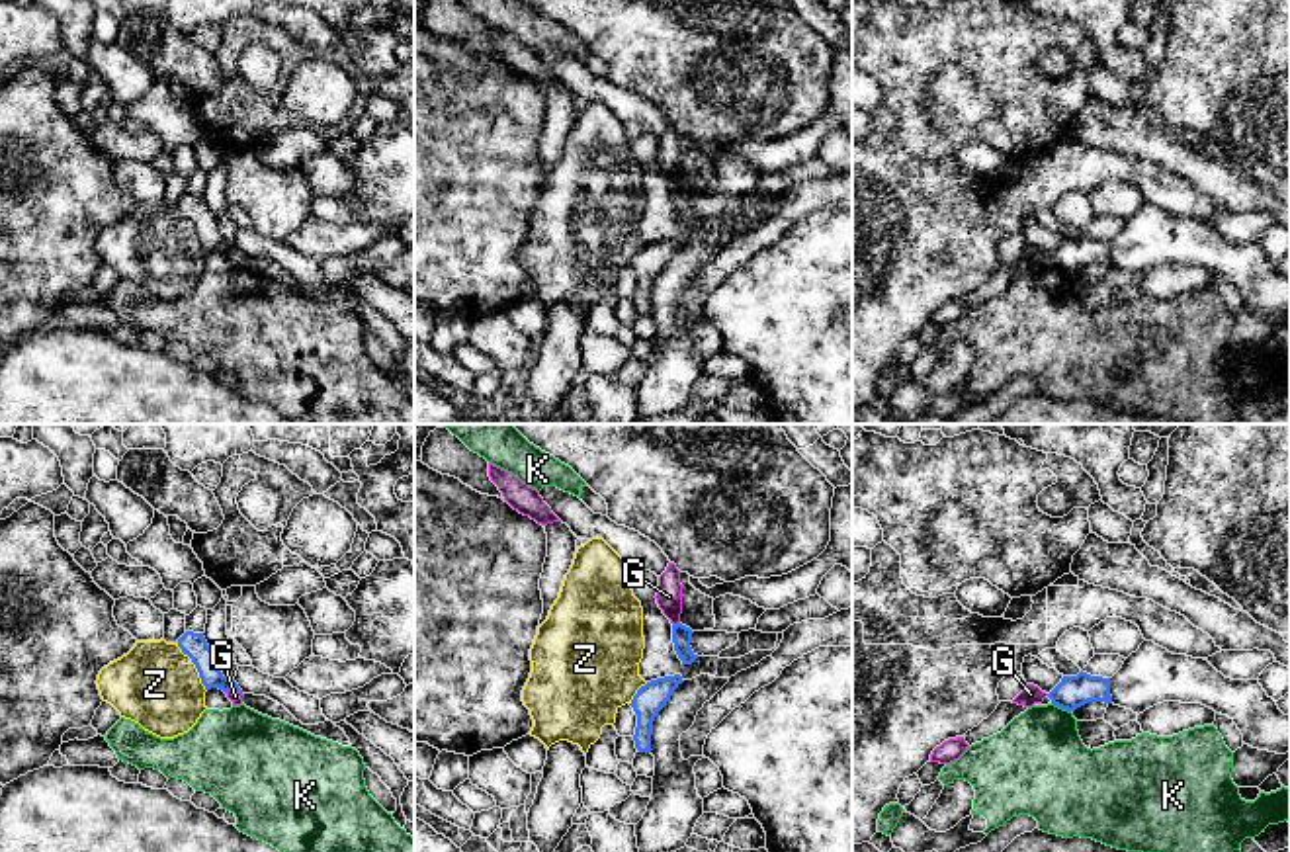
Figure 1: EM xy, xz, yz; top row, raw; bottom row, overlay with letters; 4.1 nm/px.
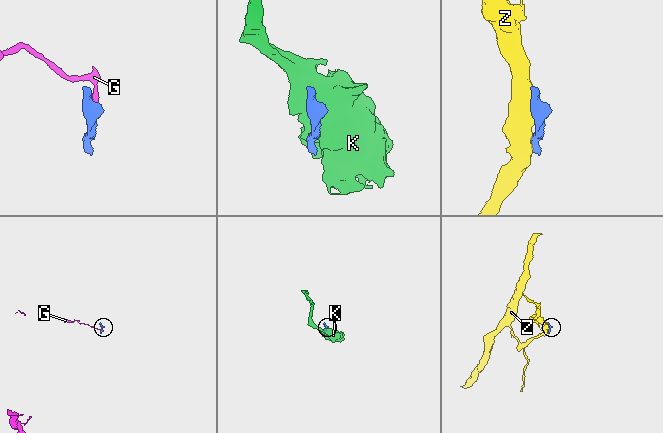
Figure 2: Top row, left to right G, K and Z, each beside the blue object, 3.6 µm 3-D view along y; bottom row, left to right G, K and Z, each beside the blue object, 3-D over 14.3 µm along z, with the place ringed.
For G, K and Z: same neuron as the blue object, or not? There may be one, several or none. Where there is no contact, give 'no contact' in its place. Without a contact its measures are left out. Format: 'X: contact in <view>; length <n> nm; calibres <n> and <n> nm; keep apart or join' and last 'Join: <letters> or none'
G: contact in xz; length 40 nm; calibres 80 and 110 nm; keep apart
K: contact in yz; length 90 nm; calibres 140 and 400 nm; keep apart
Z: contact in xy; length 240 nm; calibres 100 and 360 nm; keep apart
Join: none

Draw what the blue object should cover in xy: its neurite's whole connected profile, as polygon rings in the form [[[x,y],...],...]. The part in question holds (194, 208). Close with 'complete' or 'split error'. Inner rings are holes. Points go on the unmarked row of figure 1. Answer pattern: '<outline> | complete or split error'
[[[186,193],[178,201],[178,209],[195,227],[195,231],[199,234],[199,240],[201,240],[201,246],[205,248],[205,252],[219,250],[223,254],[236,252],[236,254],[242,256],[238,246],[235,242],[227,240],[219,233],[217,219],[211,213],[211,209],[207,207],[203,195]]] | complete

